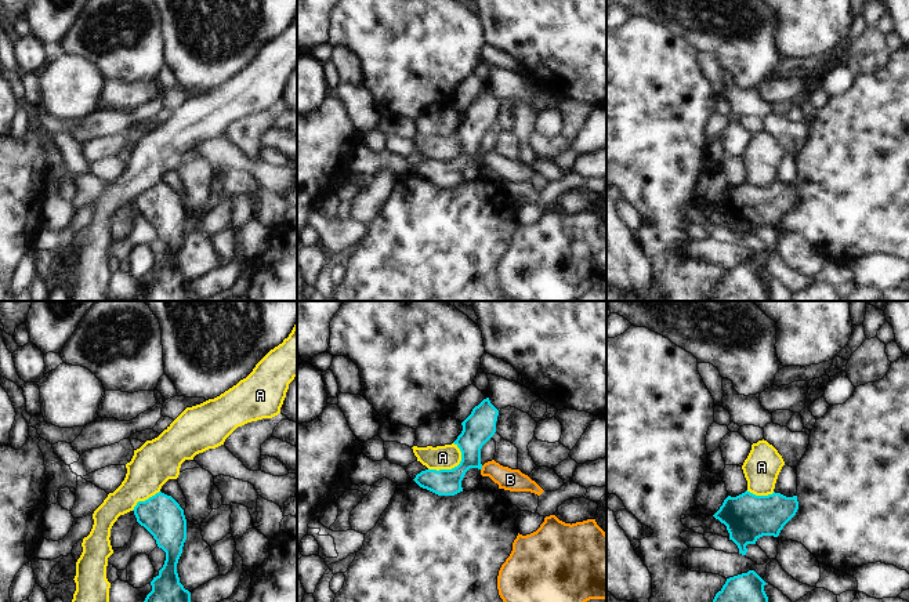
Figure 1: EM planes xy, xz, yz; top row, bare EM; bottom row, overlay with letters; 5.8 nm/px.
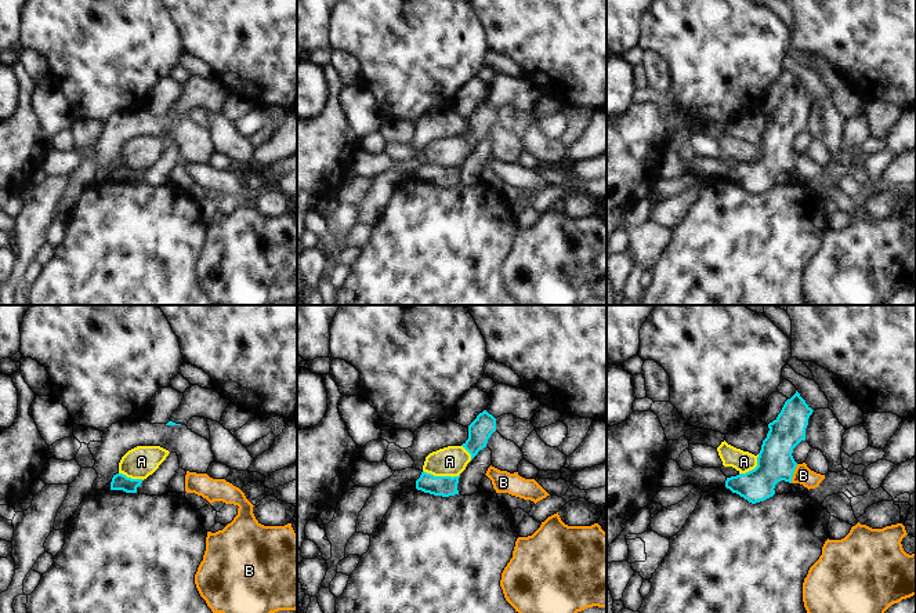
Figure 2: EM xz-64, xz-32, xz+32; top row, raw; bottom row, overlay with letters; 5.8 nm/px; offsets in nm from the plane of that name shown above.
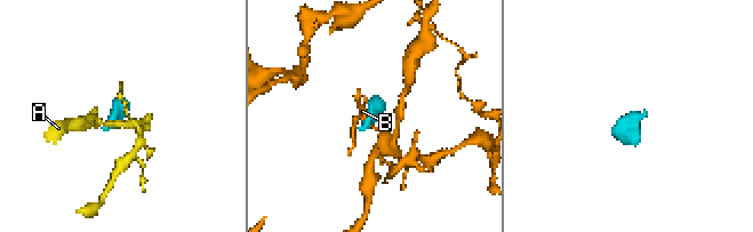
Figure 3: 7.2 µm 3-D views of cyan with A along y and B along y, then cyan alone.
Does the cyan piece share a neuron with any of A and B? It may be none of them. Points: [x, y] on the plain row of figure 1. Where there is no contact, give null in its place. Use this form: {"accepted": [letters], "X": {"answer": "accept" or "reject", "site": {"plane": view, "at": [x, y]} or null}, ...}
{"accepted": ["B"], "A": {"answer": "reject", "site": {"plane": "xz", "at": [452, 159]}}, "B": {"answer": "accept", "site": {"plane": "xz", "at": [481, 159]}}}

